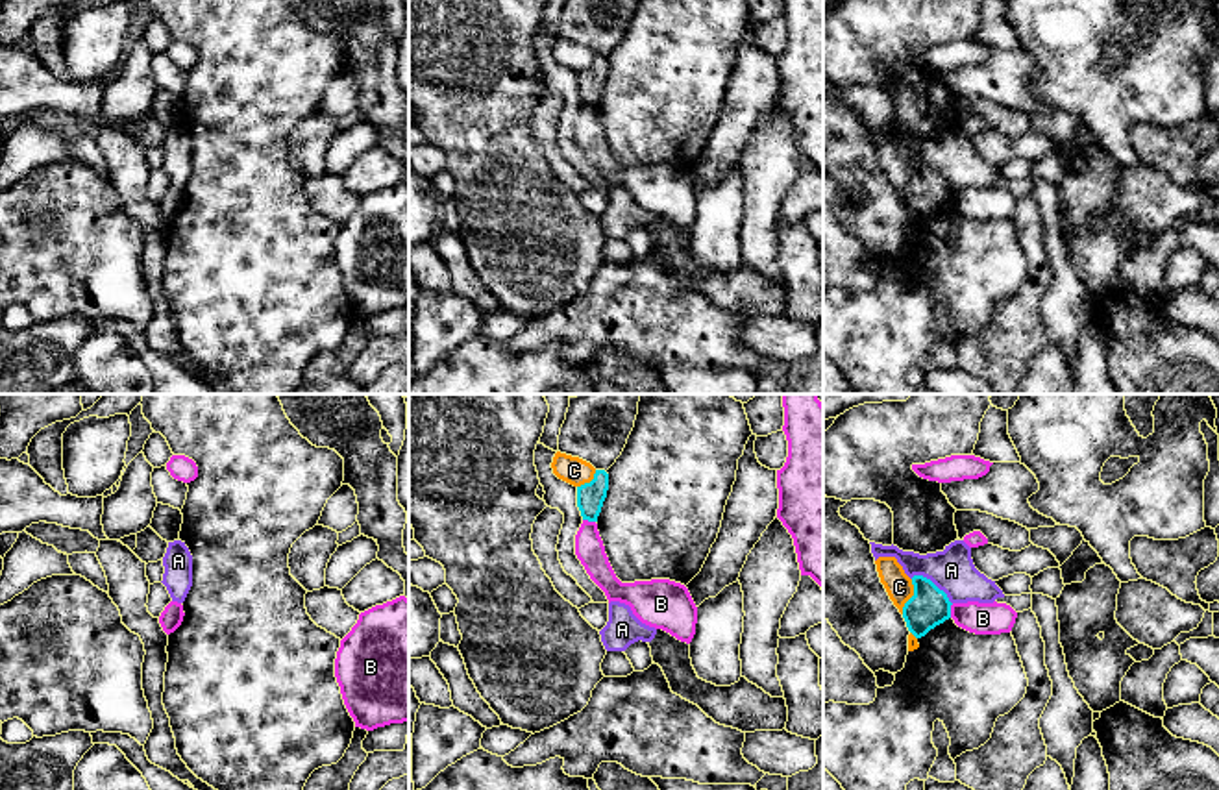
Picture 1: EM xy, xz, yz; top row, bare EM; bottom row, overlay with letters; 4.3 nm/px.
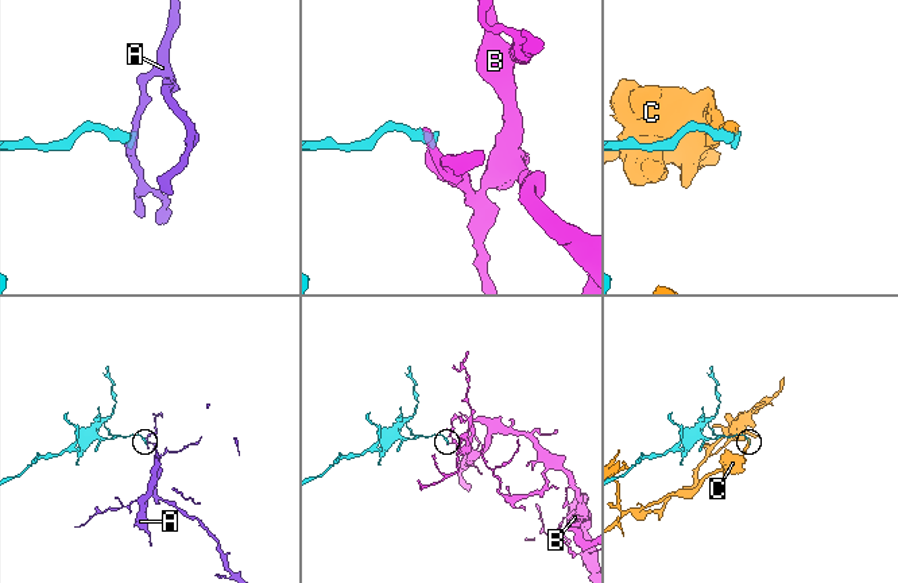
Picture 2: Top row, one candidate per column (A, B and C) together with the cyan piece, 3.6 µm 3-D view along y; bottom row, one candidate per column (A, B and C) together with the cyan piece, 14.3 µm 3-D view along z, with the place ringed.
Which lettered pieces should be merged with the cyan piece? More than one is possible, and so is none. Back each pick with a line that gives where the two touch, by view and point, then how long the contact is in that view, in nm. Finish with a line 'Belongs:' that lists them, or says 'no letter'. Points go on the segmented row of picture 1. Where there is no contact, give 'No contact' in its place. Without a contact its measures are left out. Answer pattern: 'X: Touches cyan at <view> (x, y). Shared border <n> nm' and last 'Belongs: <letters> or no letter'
Belongs: no letter

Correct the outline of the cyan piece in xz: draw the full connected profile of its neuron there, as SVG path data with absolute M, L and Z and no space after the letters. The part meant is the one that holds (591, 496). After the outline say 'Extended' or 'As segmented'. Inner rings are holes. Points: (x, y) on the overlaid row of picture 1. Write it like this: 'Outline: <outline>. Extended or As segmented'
Outline: M596 470L594 479L577 487L577 507L583 520L597 522L603 501L609 490L609 474L605 470Z. As segmented

